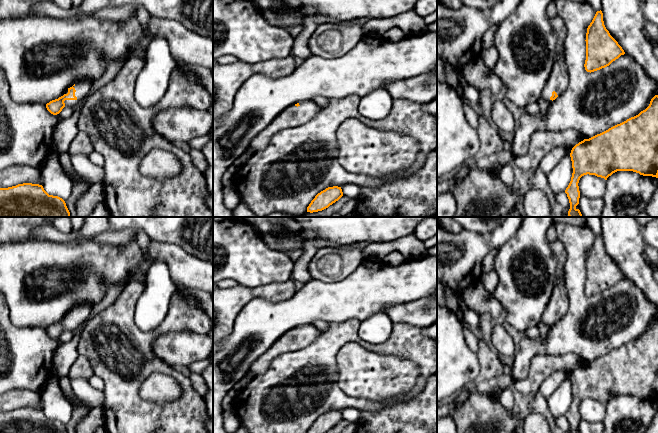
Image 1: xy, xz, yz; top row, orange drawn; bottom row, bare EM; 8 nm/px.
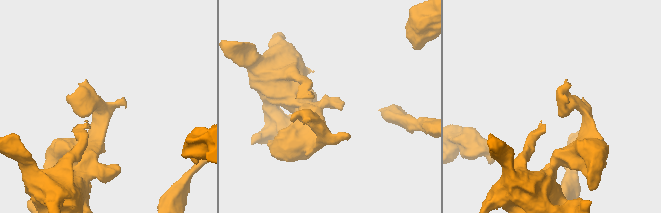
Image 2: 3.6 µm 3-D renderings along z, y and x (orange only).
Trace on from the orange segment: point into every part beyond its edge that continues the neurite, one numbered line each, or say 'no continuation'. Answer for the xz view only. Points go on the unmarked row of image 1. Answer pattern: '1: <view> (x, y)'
1: xz (292, 340)

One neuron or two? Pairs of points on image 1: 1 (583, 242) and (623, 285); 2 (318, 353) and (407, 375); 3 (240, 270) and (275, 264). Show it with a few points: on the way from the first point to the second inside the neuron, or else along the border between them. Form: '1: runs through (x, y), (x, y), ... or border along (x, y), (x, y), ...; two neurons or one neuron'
1: runs through (576, 289), (581, 339), (598, 344), (627, 328); one neuron
2: border along (353, 341), (347, 342), (336, 356), (337, 380); two neurons
3: runs through (249, 265), (266, 265); one neuron

